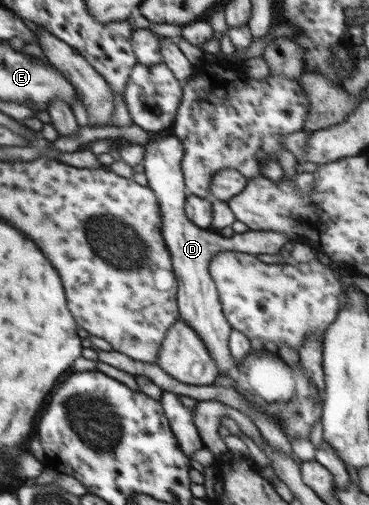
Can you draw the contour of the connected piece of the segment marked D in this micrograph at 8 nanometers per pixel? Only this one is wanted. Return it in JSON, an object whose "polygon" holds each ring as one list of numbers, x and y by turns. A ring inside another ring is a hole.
{"polygon":[[168,135,147,141,143,146,146,147,143,161,144,173,148,179,148,186,157,194,157,199,160,201,164,239,172,253,172,267,176,275,181,318,204,339,213,359,219,364,220,375,234,375,237,363,232,357,230,346,233,329,224,313,220,294,211,275,211,261,221,252,229,251,255,256,277,254,280,253,281,248,290,247,291,240,283,233,252,230,227,238,219,232,197,226,188,218,186,211,188,193,183,172,184,142,174,135]]}

